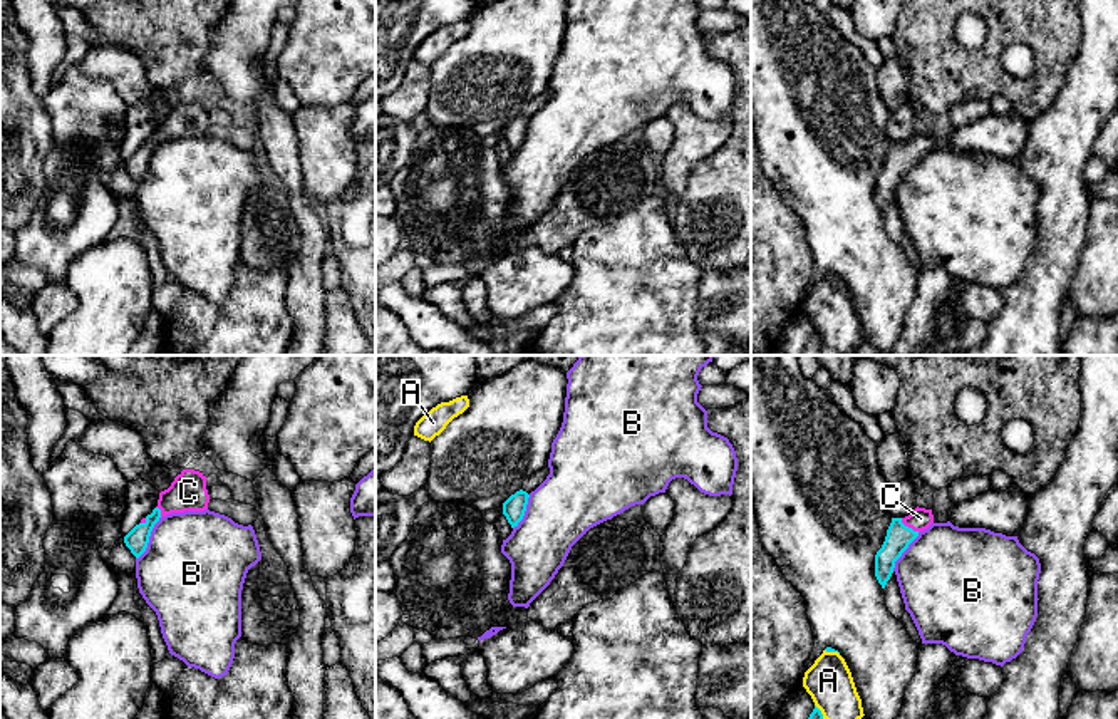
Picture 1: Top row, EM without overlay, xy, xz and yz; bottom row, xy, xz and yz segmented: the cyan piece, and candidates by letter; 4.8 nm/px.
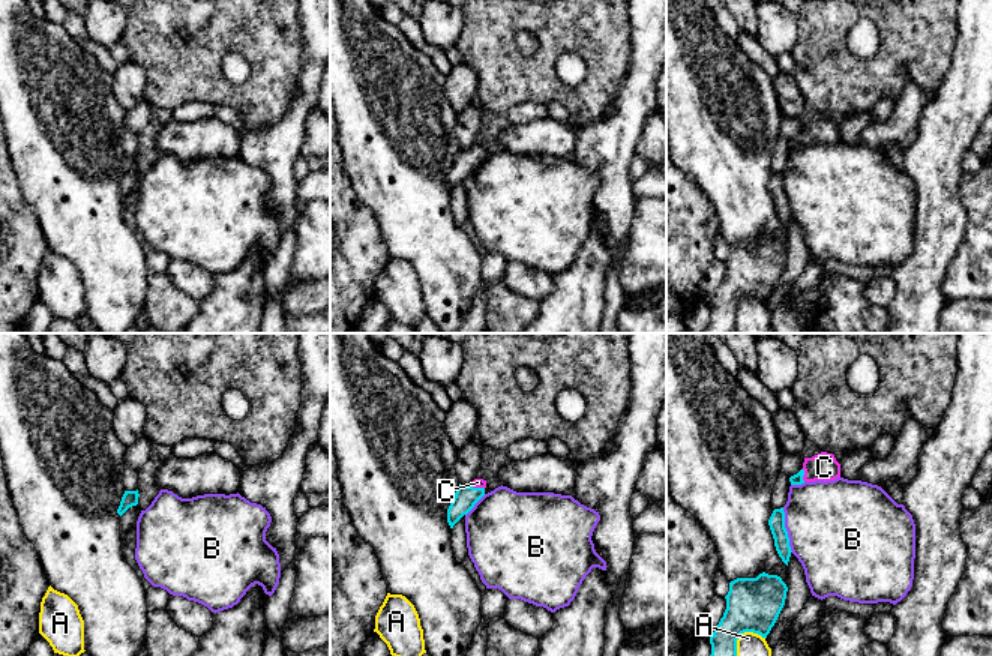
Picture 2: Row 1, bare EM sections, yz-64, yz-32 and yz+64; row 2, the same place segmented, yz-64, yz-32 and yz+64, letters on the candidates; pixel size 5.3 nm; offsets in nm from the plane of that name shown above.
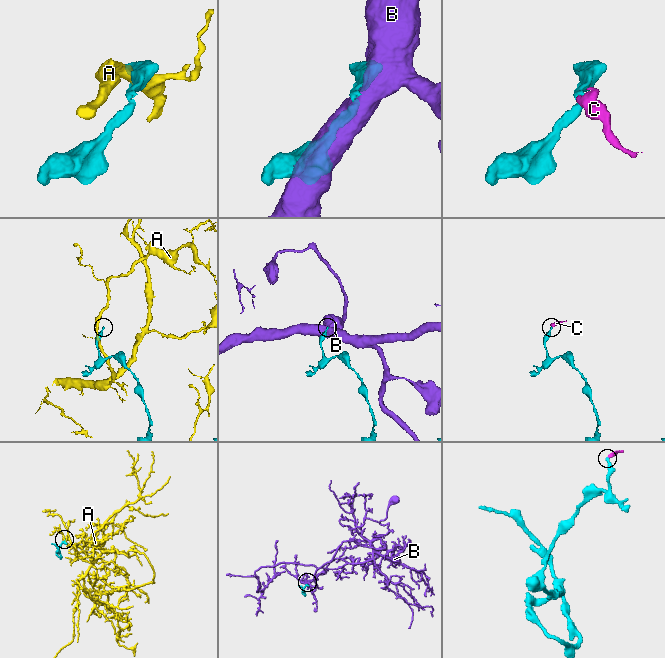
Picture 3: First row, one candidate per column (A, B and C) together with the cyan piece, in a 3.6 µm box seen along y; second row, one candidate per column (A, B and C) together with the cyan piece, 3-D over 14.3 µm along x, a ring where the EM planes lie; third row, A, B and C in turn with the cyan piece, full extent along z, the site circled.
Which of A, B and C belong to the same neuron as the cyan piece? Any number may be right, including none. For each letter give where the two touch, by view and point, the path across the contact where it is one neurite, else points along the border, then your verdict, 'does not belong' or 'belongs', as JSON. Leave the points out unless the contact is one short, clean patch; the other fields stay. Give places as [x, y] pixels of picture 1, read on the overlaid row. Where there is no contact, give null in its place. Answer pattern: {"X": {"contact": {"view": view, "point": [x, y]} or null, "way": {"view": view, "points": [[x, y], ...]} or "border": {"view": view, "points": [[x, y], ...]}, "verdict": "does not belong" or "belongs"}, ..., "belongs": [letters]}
{"A": {"contact": {"view": "yz", "point": [832, 651]}, "border": {"view": "yz", "points": [[825, 649], [838, 654]]}, "verdict": "does not belong"}, "B": {"contact": {"view": "xy", "point": [148, 538]}, "verdict": "does not belong"}, "C": {"contact": {"view": "yz", "point": [907, 527]}, "verdict": "belongs"}, "belongs": ["C"]}

